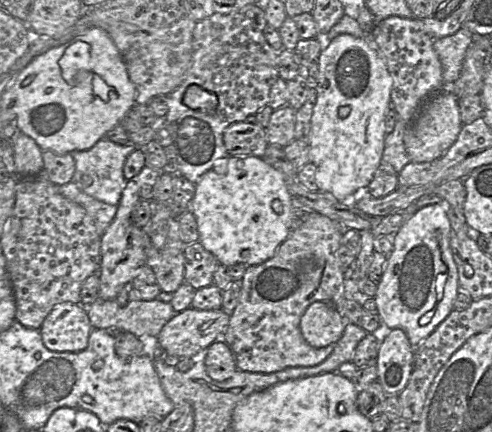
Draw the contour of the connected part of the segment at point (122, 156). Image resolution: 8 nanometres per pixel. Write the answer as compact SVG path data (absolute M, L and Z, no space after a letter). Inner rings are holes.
M107 138L99 140L92 148L85 151L70 152L75 160L73 183L85 194L104 203L117 206L126 185L123 174L125 161L138 147L133 144L120 145Z

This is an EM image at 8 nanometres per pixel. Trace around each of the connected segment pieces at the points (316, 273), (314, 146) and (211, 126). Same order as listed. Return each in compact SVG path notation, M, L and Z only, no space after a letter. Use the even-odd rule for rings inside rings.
M311 211L308 215L305 215L304 219L298 222L292 229L287 239L278 247L272 258L262 264L251 265L246 268L244 276L241 280L241 291L237 306L230 314L228 327L223 334L224 341L233 352L238 370L254 373L273 373L288 367L315 366L323 362L333 352L336 343L331 343L324 348L314 348L310 346L302 336L300 330L300 320L307 307L315 301L325 301L330 303L344 317L344 271L340 267L338 260L338 248L340 246L340 240L344 233L344 229L348 228L344 228L338 222L333 221L322 214Z
M340 34L340 35L336 36L334 39L332 39L329 42L327 47L322 49L322 51L319 54L317 63L318 63L318 76L317 76L317 86L315 88L316 89L316 103L315 103L314 108L313 108L313 114L312 114L312 118L311 118L311 129L310 129L310 134L309 134L310 162L312 162L316 167L315 179L316 179L316 183L319 187L318 191L330 193L338 201L342 201L345 197L354 193L358 188L367 187L369 185L369 183L371 182L371 180L373 179L375 171L377 170L377 168L380 165L382 155L383 155L383 150L384 150L384 140L385 140L385 136L386 136L385 119L386 119L386 115L387 115L387 112L388 112L388 109L390 106L390 101L391 101L392 77L388 72L388 69L387 69L387 66L386 66L384 59L379 55L378 50L374 46L374 40L372 40L372 34L371 34L371 39L359 38L359 37L352 36L350 34Z
M242 13L218 14L196 22L193 30L192 65L181 84L168 96L168 112L165 116L166 128L172 138L172 145L179 162L179 174L196 184L201 177L213 169L219 159L229 156L223 141L224 130L234 122L242 122L268 105L273 83L279 78L278 52L267 42L263 33ZM196 84L216 94L218 105L213 113L193 110L183 102L186 89Z

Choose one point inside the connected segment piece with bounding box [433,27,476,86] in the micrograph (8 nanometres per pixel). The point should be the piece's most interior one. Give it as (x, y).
(451, 50)

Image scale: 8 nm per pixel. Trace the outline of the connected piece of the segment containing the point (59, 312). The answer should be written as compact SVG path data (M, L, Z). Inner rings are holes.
M64 302L55 305L39 329L47 349L54 352L85 350L91 331L87 306Z

